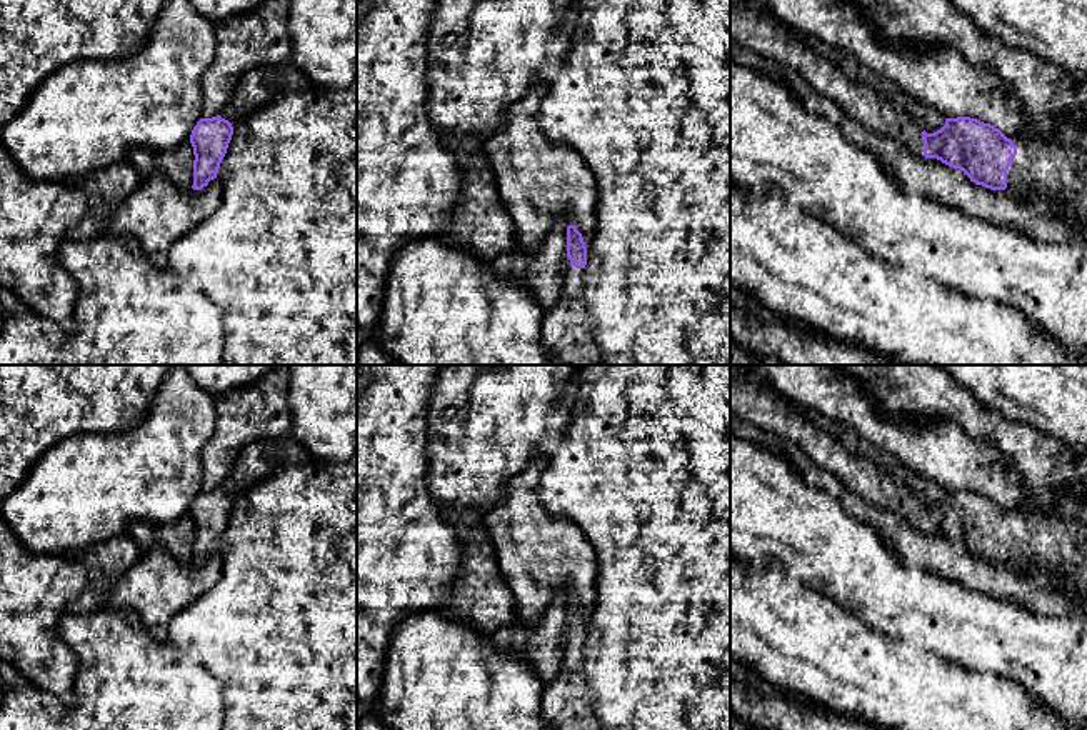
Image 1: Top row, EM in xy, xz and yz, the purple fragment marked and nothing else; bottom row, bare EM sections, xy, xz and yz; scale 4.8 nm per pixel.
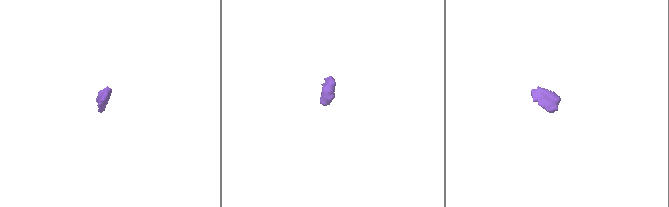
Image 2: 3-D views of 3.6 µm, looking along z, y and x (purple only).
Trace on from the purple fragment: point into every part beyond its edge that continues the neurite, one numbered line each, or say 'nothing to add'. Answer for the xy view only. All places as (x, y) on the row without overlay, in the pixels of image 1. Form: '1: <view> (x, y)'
1: xy (260, 459)

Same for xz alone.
1: xz (564, 705)

